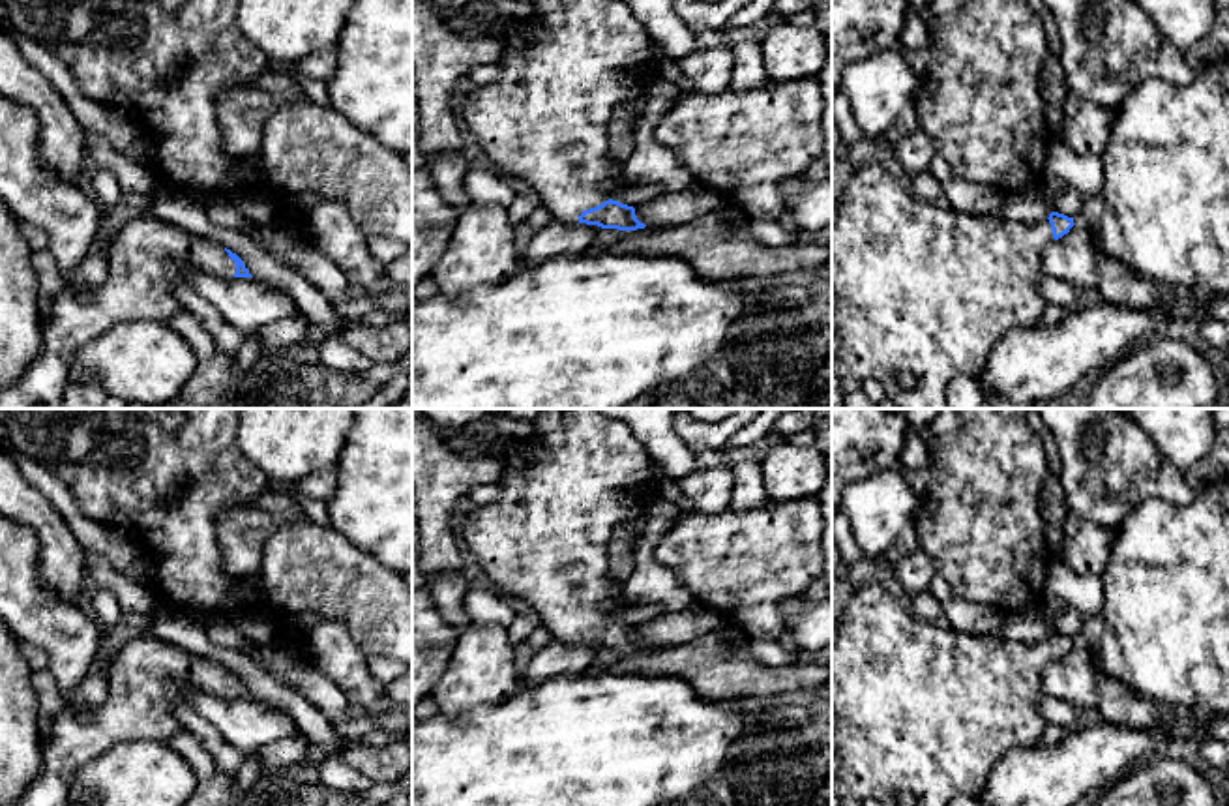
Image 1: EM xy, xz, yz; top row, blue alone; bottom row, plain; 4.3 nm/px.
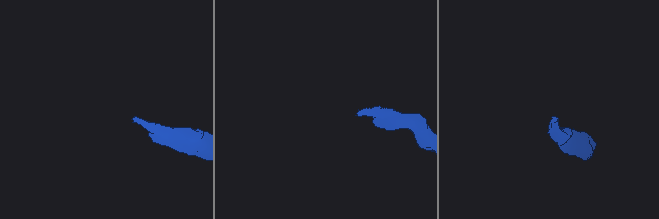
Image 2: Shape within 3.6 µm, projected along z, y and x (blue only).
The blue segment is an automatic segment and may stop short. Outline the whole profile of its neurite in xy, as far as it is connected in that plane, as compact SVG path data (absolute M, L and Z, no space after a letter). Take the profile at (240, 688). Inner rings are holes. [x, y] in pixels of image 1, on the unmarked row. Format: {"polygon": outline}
{"polygon": "M148 634L126 643L105 665L105 677L109 694L90 712L81 714L64 709L51 720L49 731L43 733L45 769L60 776L71 776L82 765L122 742L137 739L169 742L174 735L185 731L174 718L172 709L176 703L185 703L185 694L191 690L223 699L253 697L244 680L225 665Z"}

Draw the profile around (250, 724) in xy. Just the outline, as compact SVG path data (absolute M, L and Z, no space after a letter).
M197 690L185 694L189 707L206 718L234 748L255 754L298 735L294 720L277 705L255 697L223 699Z

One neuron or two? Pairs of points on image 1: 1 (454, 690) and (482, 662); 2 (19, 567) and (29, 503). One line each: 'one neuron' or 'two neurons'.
1: one neuron
2: two neurons

